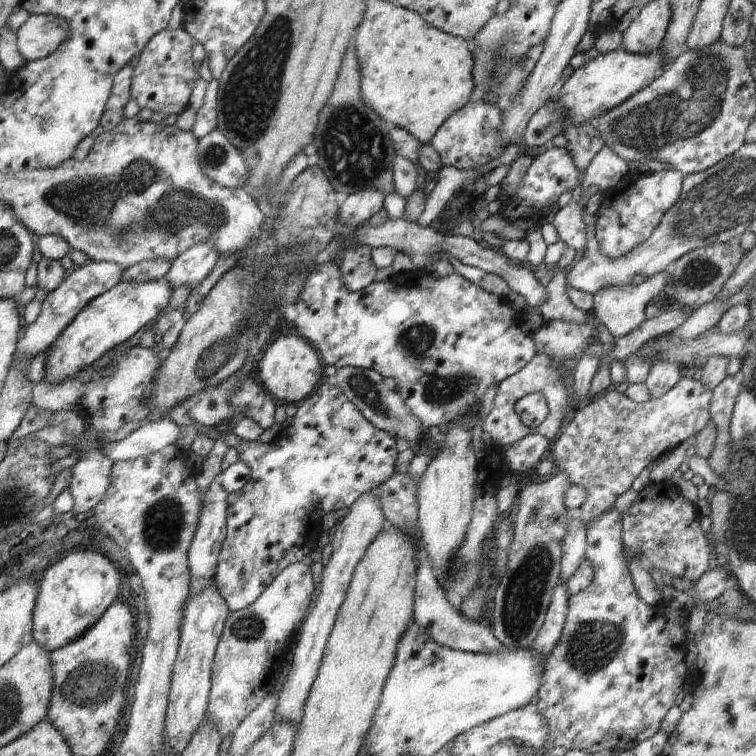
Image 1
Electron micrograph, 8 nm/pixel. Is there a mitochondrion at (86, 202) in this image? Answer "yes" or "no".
yes

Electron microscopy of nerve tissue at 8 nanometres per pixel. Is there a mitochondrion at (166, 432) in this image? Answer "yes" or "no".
no

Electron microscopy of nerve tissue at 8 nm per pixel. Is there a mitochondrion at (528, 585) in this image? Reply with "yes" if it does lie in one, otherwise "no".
yes

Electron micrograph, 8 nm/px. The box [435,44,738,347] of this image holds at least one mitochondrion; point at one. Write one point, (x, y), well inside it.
(691, 109)

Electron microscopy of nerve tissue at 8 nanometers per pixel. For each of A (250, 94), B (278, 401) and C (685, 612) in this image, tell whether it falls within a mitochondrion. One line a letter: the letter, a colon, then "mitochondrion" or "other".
A: mitochondrion
B: other
C: other

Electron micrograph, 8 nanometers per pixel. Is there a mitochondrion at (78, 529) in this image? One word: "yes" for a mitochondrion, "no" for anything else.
no

